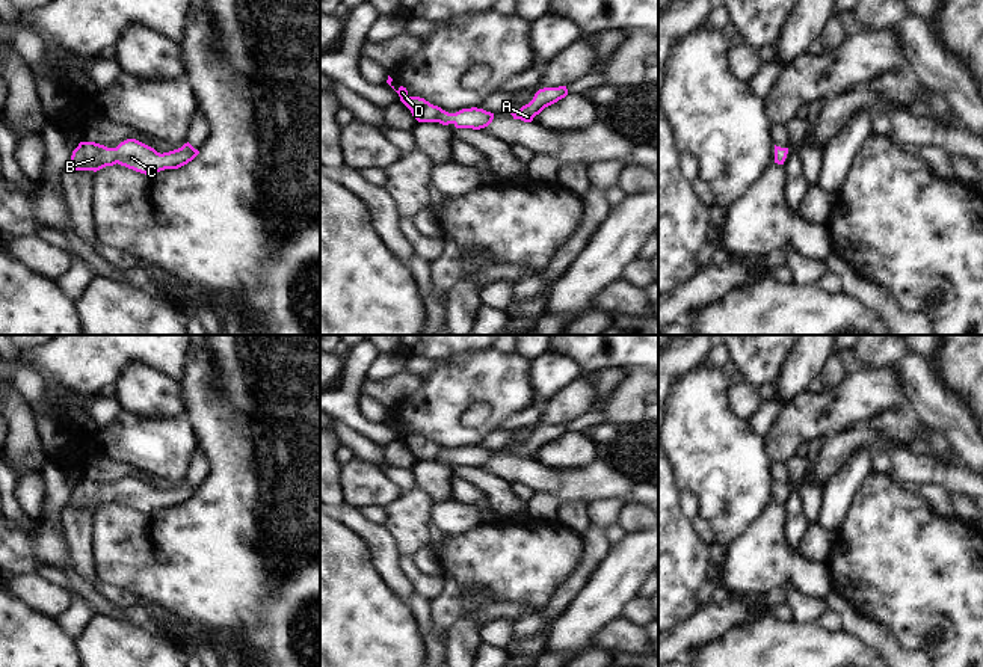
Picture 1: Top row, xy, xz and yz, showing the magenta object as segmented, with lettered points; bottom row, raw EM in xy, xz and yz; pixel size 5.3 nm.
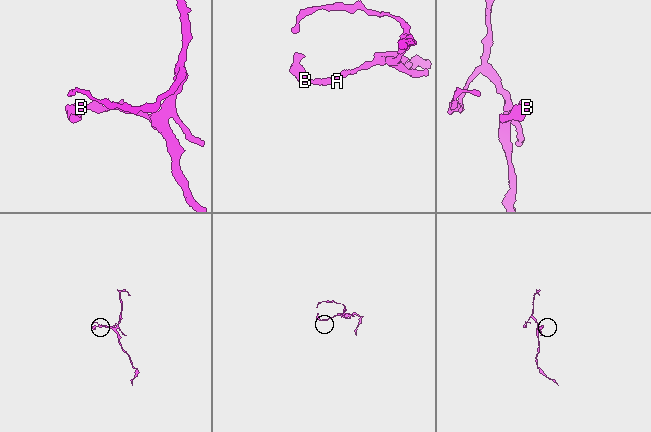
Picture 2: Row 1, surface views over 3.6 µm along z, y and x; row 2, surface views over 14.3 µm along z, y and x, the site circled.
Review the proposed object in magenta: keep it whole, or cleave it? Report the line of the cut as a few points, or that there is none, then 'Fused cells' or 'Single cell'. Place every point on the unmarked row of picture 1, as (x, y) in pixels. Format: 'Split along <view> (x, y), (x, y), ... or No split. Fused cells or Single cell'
No split. Single cell.

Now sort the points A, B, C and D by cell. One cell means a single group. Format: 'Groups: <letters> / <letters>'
Groups: A B C D.

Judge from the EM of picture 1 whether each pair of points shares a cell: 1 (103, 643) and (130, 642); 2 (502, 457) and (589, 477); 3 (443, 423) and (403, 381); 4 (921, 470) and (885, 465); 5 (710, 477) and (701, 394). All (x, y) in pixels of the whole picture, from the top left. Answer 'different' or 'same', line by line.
1: same
2: same
3: different
4: different
5: same

